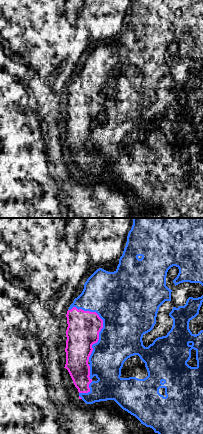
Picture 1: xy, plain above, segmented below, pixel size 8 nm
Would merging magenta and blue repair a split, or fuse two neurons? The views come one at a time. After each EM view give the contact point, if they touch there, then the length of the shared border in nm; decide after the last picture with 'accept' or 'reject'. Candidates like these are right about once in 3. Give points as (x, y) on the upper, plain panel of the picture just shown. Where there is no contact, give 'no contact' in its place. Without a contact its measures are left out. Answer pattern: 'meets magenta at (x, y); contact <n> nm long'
meets magenta at (102, 102); contact 460 nm long

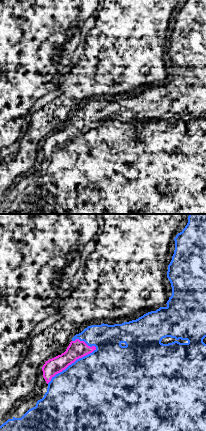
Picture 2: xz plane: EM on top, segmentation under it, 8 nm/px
meets magenta at (71, 139); contact 500 nm long

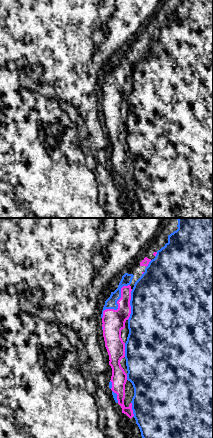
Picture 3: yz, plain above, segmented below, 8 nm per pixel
meets magenta at (117, 79); contact 360 nm long

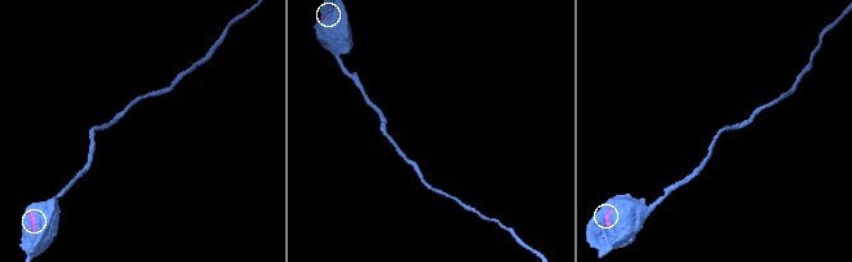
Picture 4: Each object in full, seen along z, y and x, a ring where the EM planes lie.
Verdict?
reject

